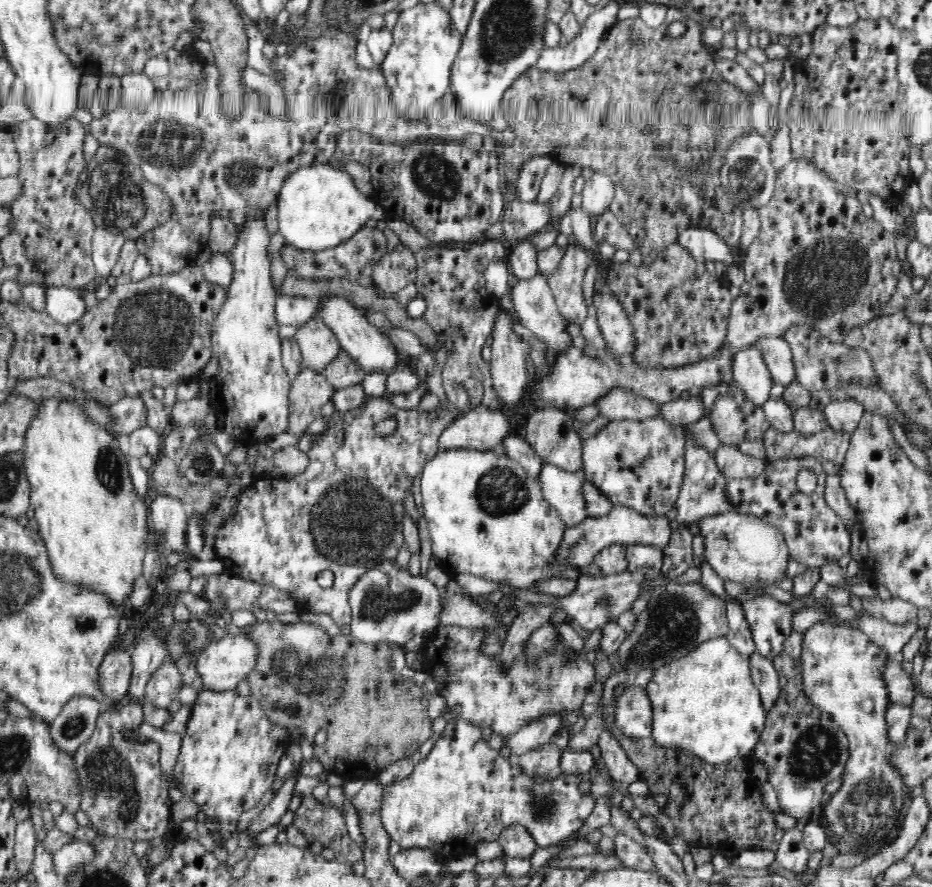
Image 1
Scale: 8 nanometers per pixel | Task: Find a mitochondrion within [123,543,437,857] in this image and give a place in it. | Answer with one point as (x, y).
(322, 683)

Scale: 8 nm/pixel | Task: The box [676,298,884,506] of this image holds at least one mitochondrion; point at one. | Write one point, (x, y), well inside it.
(838, 360)

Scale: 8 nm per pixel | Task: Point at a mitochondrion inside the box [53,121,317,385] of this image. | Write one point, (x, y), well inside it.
(153, 325)

